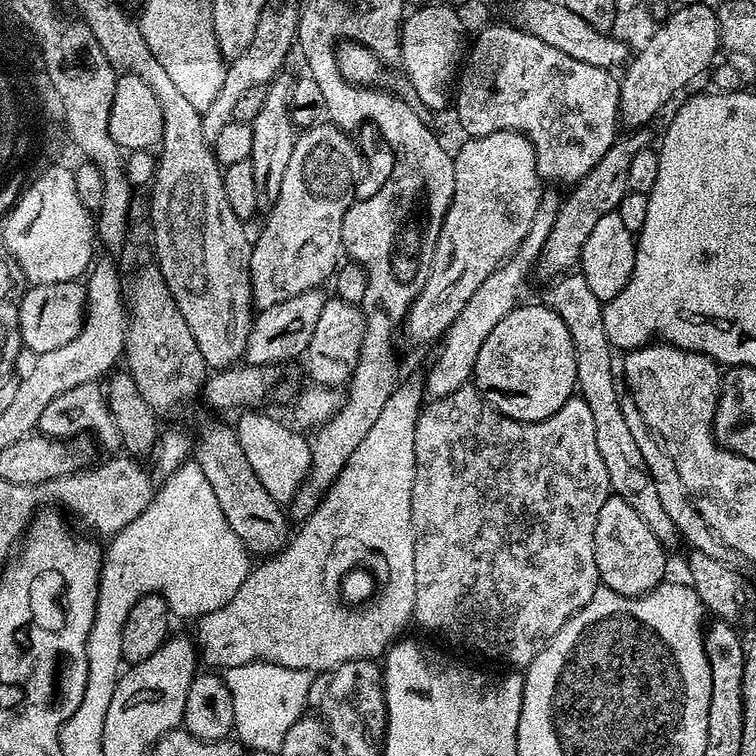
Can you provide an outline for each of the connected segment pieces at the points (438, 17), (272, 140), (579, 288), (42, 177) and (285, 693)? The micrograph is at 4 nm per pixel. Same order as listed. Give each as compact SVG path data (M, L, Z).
M426 4L423 8L417 9L407 15L404 23L401 25L401 63L404 64L406 72L405 79L411 82L414 90L418 93L421 105L426 109L442 109L447 100L450 100L450 84L448 82L454 76L457 64L456 60L462 44L462 24L459 18L460 14L446 4L441 6L431 6Z
M279 74L264 88L262 110L258 110L258 118L252 120L254 146L252 147L252 169L254 170L254 190L257 191L258 209L270 210L276 205L278 194L282 190L282 177L286 174L286 165L290 163L290 154L294 154L294 146L298 135L288 117L288 102L292 89L293 77Z
M579 274L560 276L542 296L543 303L566 322L566 330L570 330L570 338L574 342L574 358L576 359L576 387L579 399L590 406L590 415L594 418L594 442L598 442L598 454L602 454L602 462L606 465L608 486L611 491L634 507L650 532L658 538L665 548L679 545L677 527L667 517L658 497L658 490L646 470L646 461L642 459L642 450L638 450L638 442L634 442L630 430L626 426L626 418L622 418L620 398L621 389L616 389L618 376L612 373L612 355L614 349L608 343L604 329L605 317L602 302L594 298L590 286L586 286L586 278Z
M53 166L41 171L32 185L20 192L18 199L3 218L3 247L22 266L29 285L53 284L80 280L93 263L92 247L98 237L93 213L78 198L74 190L73 169Z
M256 661L246 666L232 667L225 671L225 680L231 697L234 698L235 733L237 737L253 751L266 750L270 754L279 753L282 742L290 726L300 717L307 704L309 688L312 685L313 675L302 670L278 666L274 663Z

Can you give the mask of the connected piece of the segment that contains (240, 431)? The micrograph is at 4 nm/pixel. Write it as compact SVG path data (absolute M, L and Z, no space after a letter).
M244 410L240 414L234 431L242 446L242 454L246 454L246 462L250 462L254 474L258 474L258 482L266 486L266 494L270 494L270 498L277 500L280 505L287 505L308 476L312 461L311 443L303 431L287 423L279 424L274 417L263 416L260 410Z

